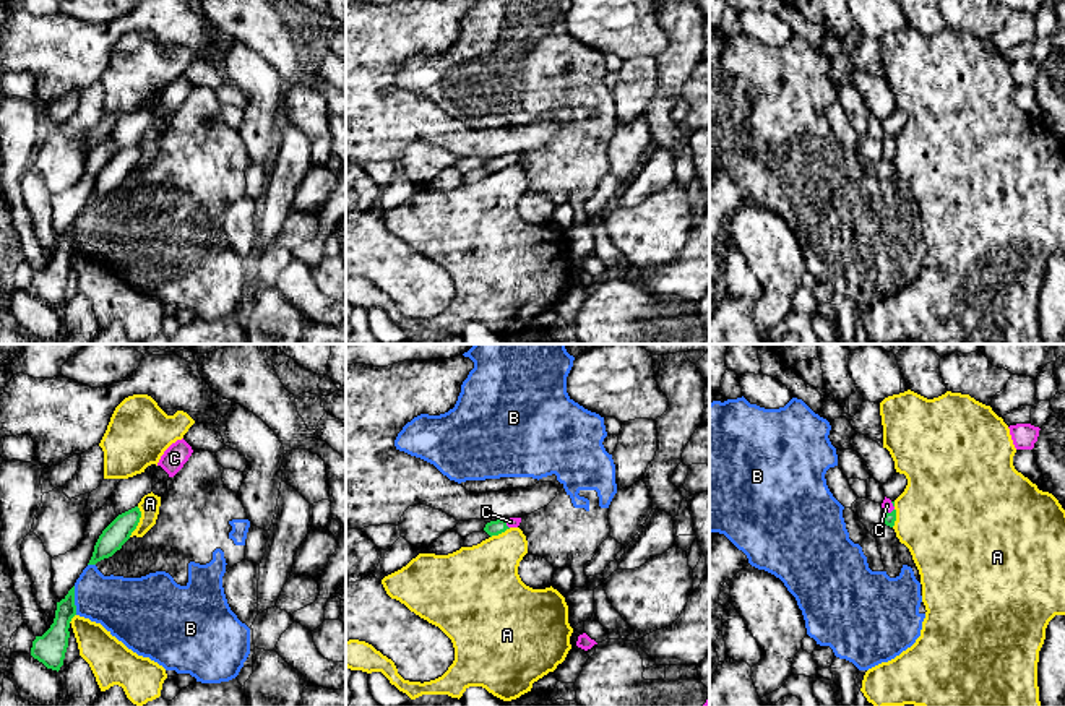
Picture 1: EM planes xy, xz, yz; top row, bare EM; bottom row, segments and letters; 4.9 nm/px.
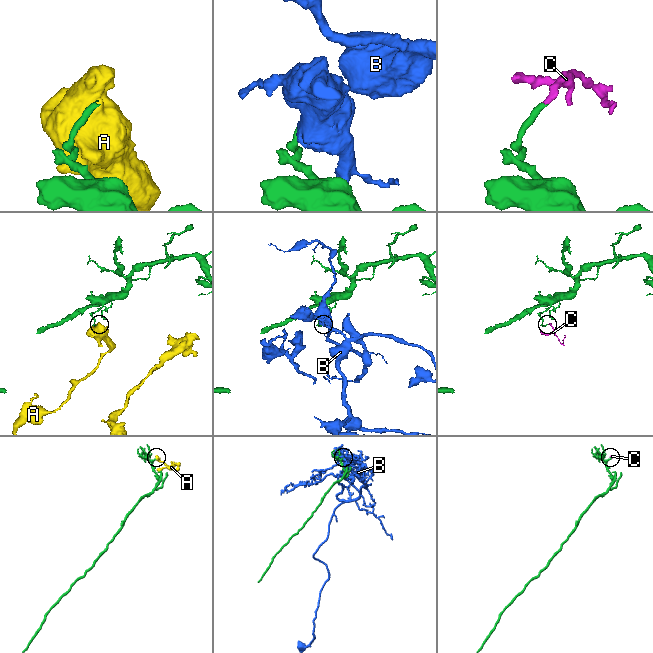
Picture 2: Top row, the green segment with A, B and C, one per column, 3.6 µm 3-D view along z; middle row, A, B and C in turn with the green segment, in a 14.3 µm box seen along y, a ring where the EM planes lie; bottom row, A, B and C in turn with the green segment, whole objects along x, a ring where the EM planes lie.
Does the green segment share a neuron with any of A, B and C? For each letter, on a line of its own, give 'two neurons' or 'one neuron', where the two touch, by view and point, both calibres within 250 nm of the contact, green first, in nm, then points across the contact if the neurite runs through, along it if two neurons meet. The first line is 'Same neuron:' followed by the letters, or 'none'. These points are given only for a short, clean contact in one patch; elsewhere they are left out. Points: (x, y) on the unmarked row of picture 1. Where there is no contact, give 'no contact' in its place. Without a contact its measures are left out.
Same neuron: C
A: two neurons | xy (138, 158) | 120/100 nm
B: two neurons | xy (73, 237) | 150/280 nm | along xy (73, 223), (77, 250)
C: one neuron | yz (893, 146) | 60/60 nm | across yz (888, 154), (893, 146), (887, 142)

